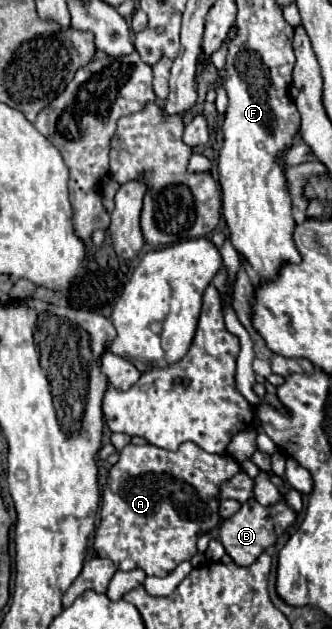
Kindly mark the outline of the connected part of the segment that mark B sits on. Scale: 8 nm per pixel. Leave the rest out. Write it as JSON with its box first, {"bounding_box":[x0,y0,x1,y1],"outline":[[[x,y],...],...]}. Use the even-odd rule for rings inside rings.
{"bounding_box":[219,498,297,566],"outline":[[[249,498],[247,502],[241,504],[241,510],[235,516],[221,522],[219,540],[235,564],[249,566],[261,556],[261,552],[265,548],[269,548],[277,542],[277,538],[295,522],[295,518],[297,518],[297,514],[285,500],[281,500],[273,506],[263,506],[255,498]]]}

